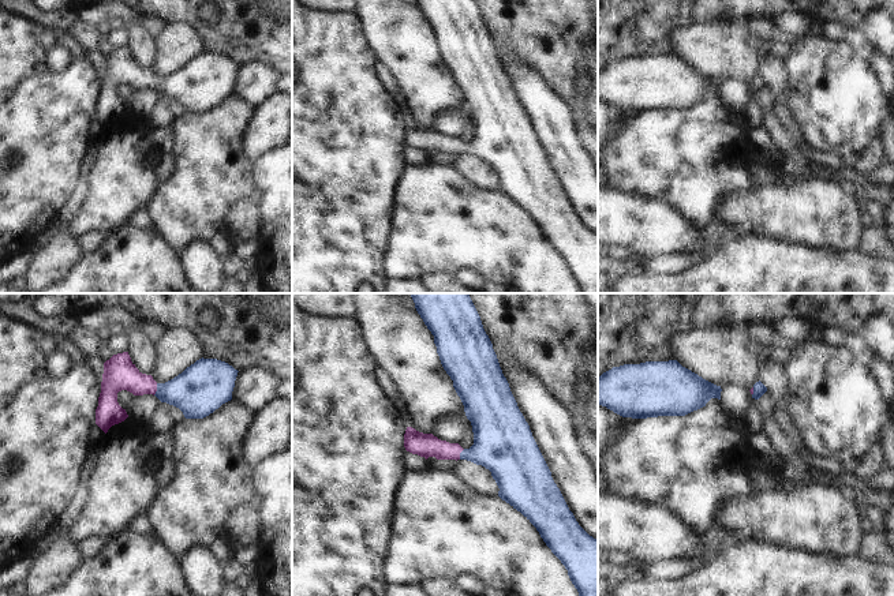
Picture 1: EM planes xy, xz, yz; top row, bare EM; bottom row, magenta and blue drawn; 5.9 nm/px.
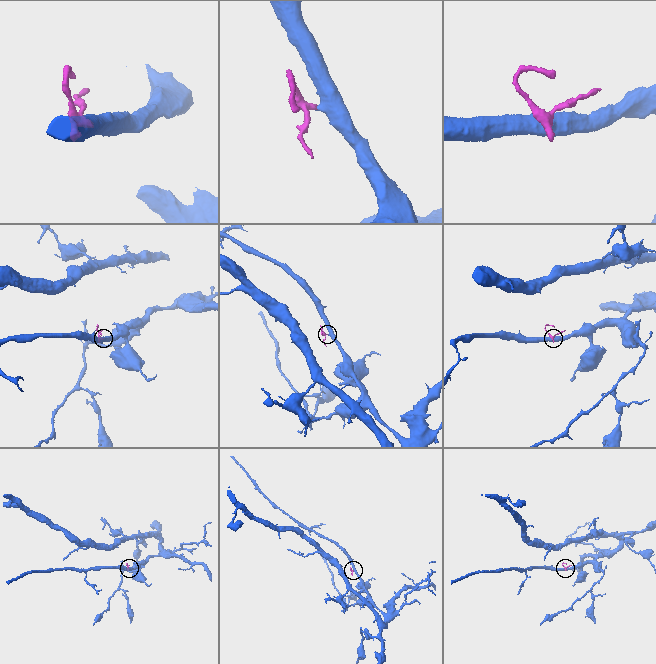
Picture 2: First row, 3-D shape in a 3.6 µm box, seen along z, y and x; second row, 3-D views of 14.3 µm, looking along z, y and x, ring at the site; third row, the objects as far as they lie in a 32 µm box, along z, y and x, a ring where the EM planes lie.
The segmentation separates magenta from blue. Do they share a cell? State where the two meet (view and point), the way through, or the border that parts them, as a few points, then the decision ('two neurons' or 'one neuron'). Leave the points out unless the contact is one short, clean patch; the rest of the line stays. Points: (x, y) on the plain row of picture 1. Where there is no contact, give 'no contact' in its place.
meets magenta in xy at (156, 83); runs through xy (119, 68), (156, 83), (198, 85); one neuron

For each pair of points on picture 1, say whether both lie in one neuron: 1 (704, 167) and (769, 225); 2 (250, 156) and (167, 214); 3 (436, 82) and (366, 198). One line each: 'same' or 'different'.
1: different
2: different
3: different

